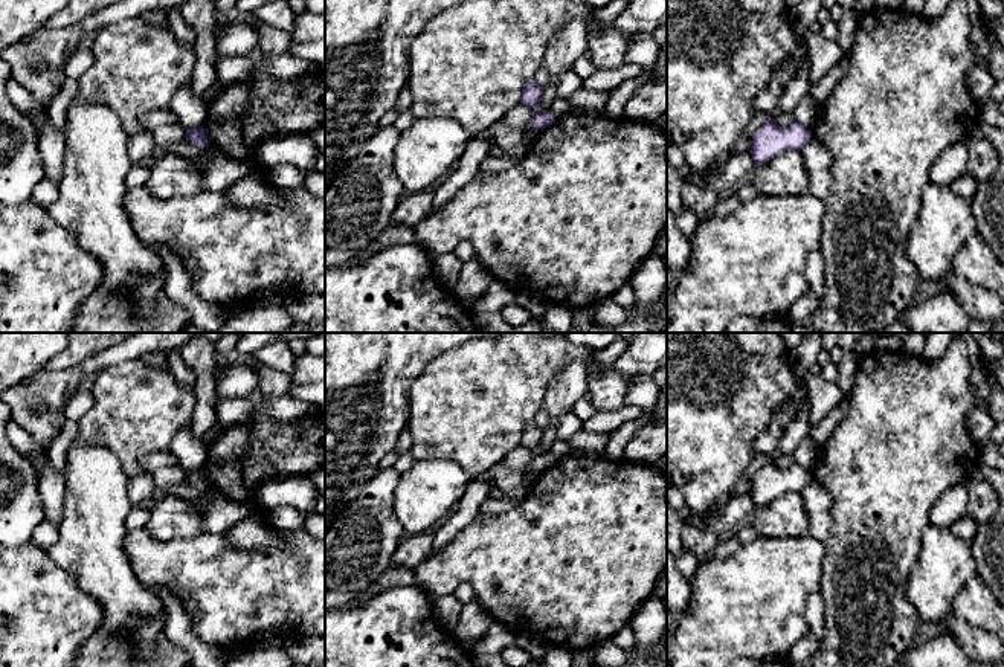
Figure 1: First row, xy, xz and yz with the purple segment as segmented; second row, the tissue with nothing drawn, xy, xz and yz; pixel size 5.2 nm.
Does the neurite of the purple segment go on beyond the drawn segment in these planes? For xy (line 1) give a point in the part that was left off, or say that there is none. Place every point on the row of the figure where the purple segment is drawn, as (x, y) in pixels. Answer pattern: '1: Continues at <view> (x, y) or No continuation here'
1: No continuation here

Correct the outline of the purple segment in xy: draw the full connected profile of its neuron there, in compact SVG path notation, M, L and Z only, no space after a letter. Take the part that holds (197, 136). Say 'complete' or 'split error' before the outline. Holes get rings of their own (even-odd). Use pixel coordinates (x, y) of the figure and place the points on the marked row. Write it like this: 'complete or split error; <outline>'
complete; M203 125L197 127L197 128L186 130L185 137L197 147L209 147L209 140L208 140Z

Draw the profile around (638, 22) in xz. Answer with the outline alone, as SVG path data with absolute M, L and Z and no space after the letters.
M629 0L626 9L613 20L630 41L627 64L652 67L659 56L661 46L655 41L655 31L667 23L667 0Z

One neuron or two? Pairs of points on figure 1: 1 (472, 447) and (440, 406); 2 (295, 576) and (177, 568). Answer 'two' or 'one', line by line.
1: one
2: one

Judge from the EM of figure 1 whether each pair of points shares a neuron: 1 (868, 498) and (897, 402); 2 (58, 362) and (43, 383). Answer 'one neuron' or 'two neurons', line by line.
1: one neuron
2: two neurons

